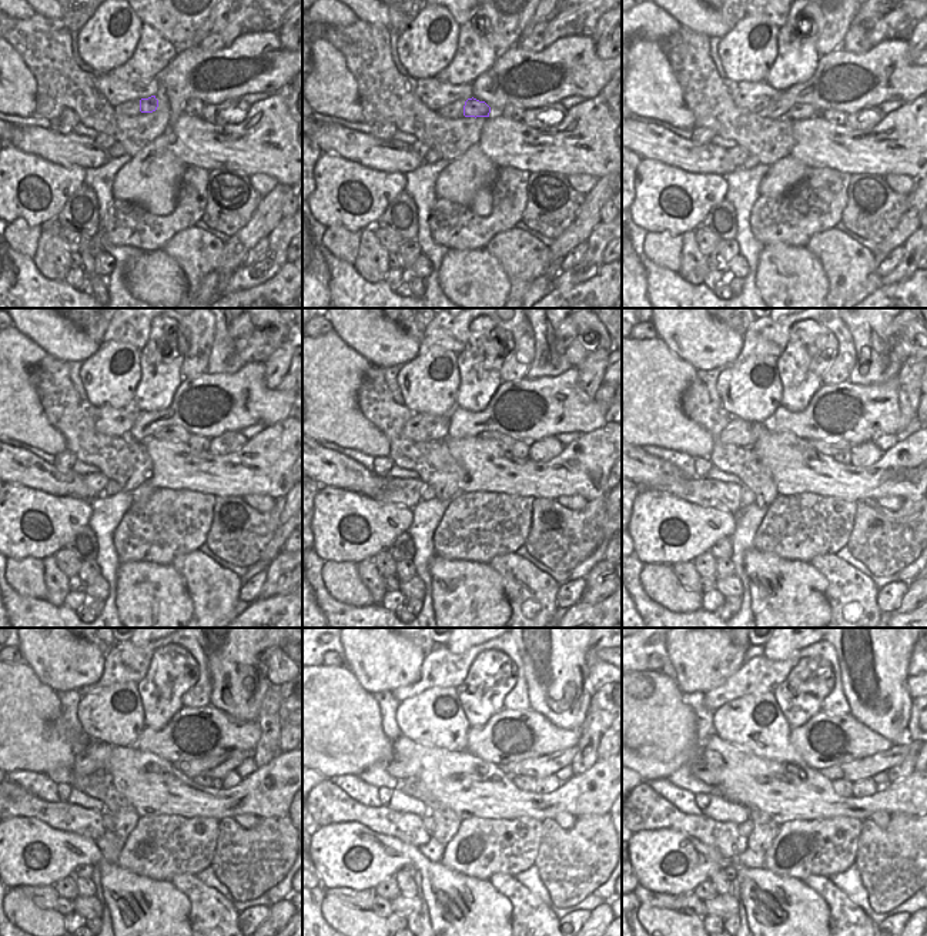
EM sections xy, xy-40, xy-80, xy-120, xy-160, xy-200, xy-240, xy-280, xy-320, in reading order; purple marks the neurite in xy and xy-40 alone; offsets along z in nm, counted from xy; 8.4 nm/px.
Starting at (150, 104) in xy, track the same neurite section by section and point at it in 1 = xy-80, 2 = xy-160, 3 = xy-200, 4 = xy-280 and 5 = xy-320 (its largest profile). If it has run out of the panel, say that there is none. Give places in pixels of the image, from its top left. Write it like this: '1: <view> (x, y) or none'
1: xy-80 (799, 112)
2: xy-160 (504, 441)
3: xy-200 (827, 448)
4: xy-280 (539, 768)
5: xy-320 (866, 768)

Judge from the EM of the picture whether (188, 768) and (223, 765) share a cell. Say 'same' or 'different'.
same

